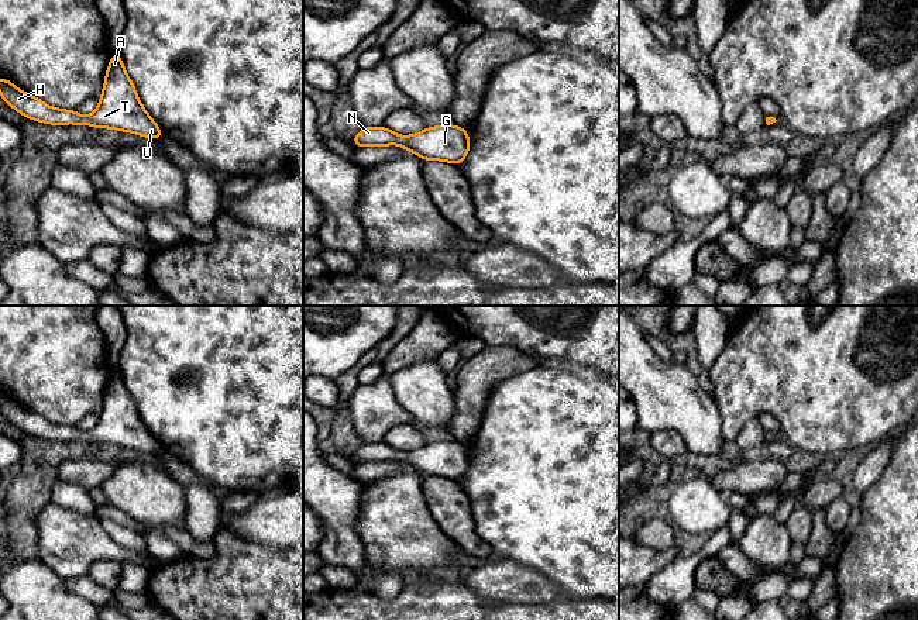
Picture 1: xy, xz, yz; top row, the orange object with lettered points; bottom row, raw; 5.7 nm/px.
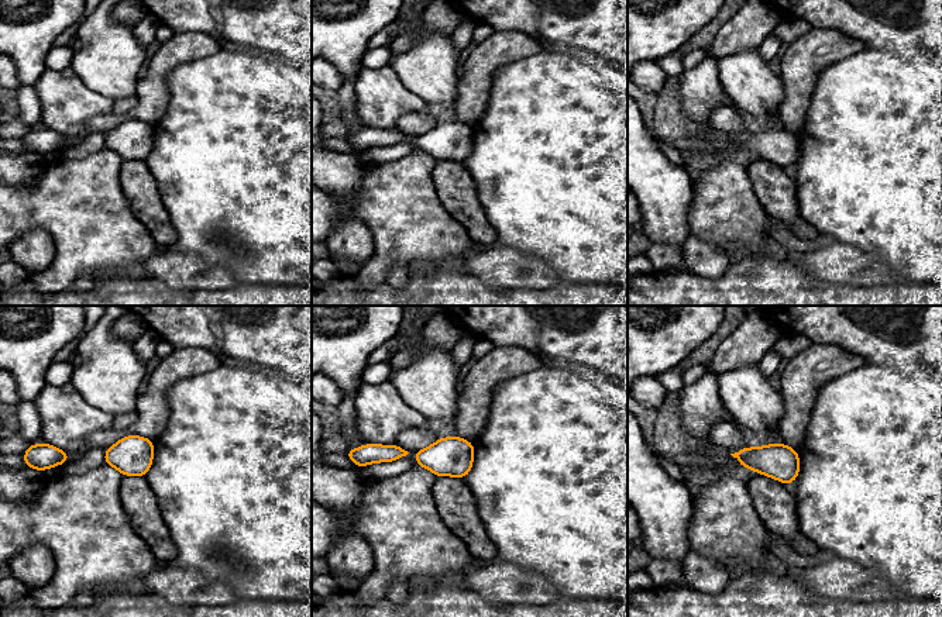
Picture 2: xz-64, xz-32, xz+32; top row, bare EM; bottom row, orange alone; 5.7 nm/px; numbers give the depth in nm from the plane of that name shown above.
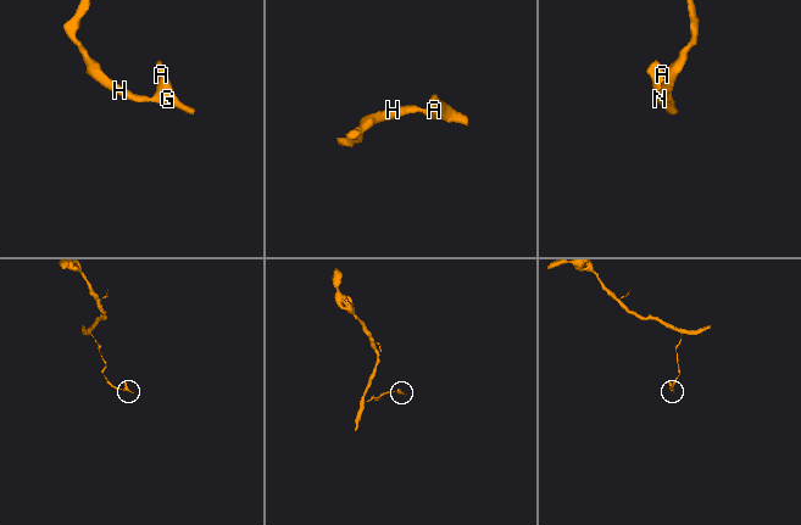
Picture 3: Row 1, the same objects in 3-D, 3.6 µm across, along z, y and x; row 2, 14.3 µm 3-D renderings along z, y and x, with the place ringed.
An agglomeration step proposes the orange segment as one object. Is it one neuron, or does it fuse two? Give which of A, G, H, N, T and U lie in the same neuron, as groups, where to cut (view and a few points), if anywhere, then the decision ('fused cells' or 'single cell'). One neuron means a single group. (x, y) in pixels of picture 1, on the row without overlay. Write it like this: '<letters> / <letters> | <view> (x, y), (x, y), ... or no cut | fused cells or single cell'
A G H N T U | no cut | single cell

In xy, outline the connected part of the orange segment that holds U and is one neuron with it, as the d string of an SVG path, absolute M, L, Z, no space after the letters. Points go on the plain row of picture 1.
M118 368L111 369L99 421L89 433L79 430L76 426L49 423L4 393L0 393L0 411L25 434L52 441L78 440L114 444L157 457L164 451L141 420Z

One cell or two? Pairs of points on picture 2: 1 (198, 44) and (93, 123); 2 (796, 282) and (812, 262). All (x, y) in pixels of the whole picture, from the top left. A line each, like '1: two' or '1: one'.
1: one
2: two

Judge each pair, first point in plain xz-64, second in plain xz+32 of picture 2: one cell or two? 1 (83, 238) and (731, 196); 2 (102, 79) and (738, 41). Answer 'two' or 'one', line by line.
1: one
2: two

